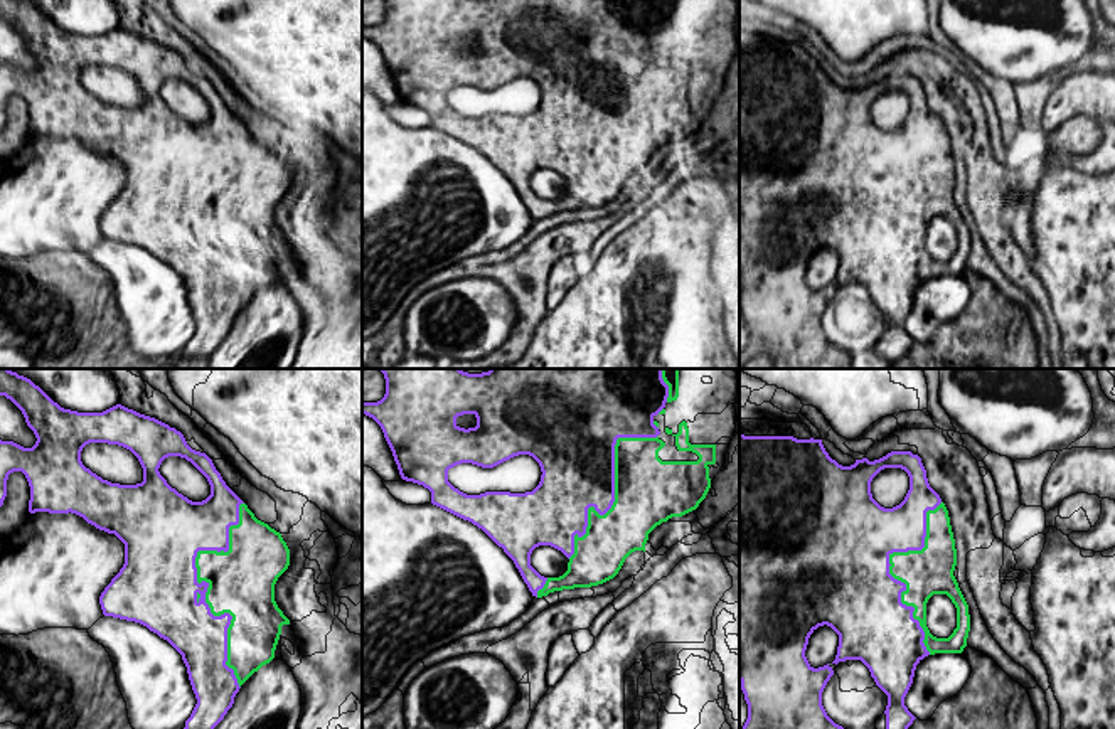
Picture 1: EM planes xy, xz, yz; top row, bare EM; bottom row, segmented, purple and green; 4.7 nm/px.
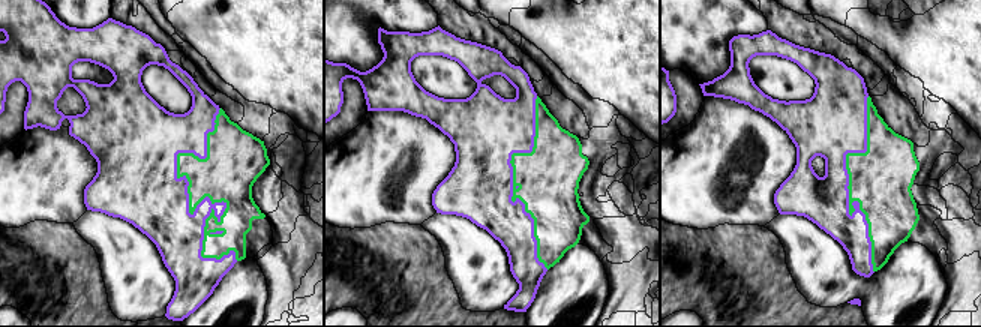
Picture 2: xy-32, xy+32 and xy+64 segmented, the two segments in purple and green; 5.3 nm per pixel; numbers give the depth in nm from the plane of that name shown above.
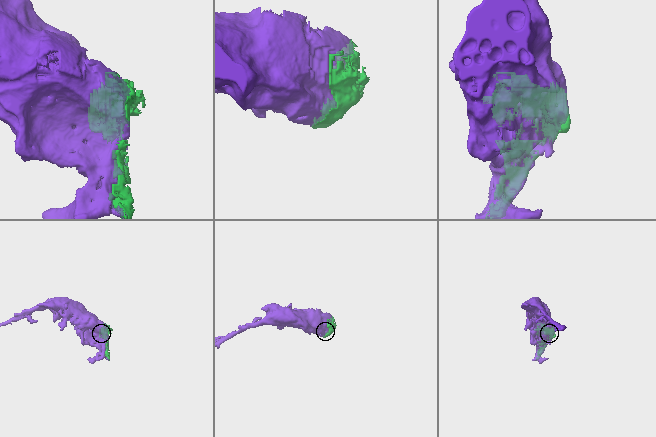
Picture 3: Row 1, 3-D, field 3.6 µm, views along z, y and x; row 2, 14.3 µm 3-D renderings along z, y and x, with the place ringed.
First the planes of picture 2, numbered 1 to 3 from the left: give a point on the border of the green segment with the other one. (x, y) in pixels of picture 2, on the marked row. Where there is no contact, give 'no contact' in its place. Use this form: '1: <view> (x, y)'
1: xy-32 (188, 212)
2: xy+32 (512, 179)
3: xy+64 (848, 180)

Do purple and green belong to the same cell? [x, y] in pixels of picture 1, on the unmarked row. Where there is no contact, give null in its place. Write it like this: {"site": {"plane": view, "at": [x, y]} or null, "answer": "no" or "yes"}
{"site": {"plane": "xy", "at": [208, 207]}, "answer": "yes"}

